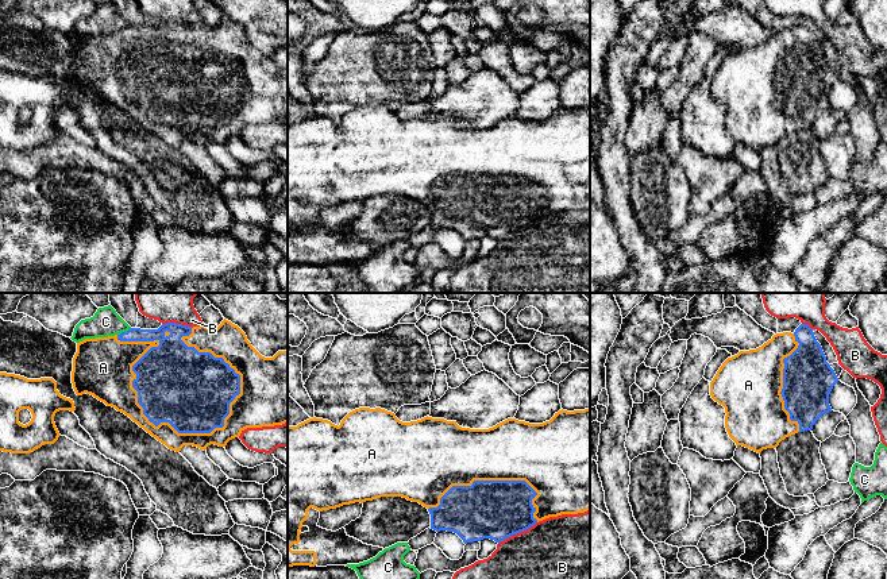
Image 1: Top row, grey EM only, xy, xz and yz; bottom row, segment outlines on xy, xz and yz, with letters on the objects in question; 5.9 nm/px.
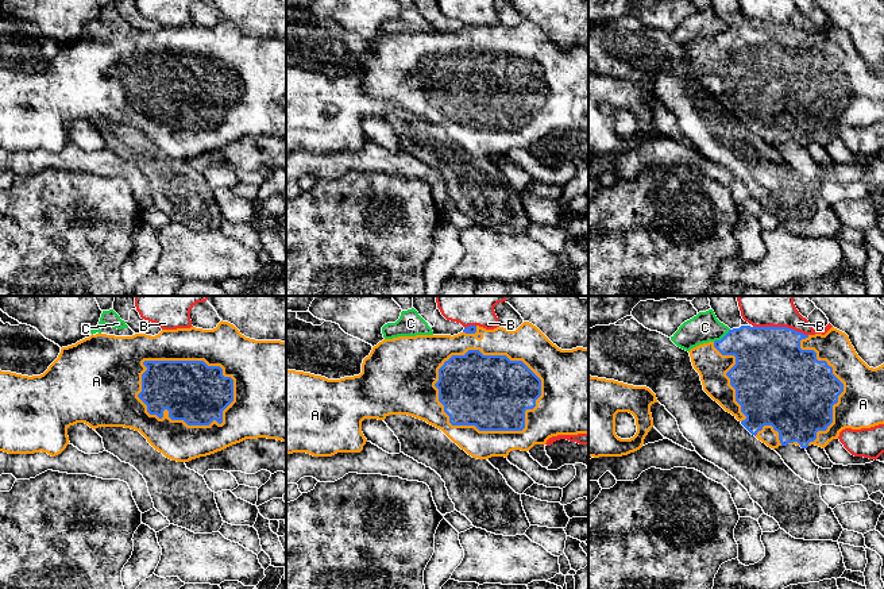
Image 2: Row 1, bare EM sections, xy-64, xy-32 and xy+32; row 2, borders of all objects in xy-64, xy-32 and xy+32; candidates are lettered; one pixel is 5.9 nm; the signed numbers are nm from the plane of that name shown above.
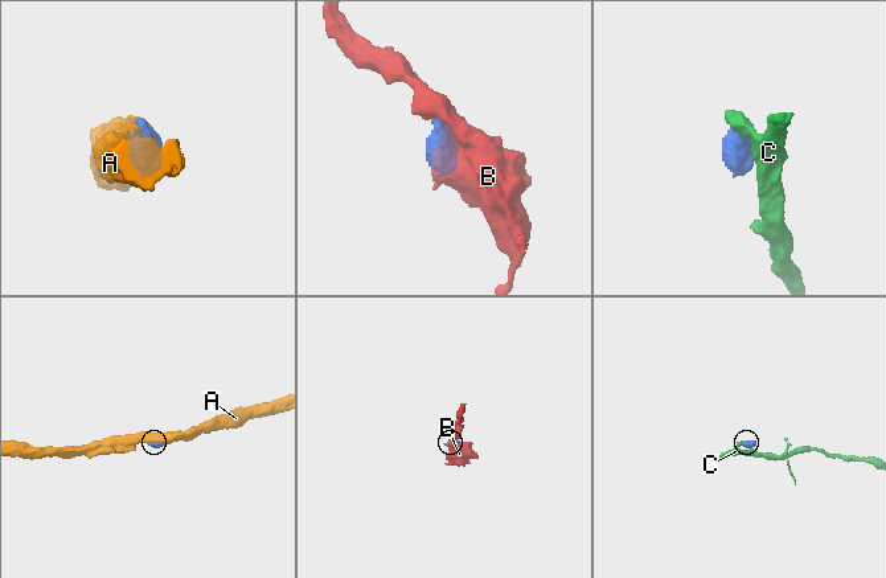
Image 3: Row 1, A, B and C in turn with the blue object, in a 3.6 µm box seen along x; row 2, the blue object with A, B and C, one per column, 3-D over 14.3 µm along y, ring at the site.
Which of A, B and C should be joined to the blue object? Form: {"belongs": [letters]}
{"belongs": ["A"]}

